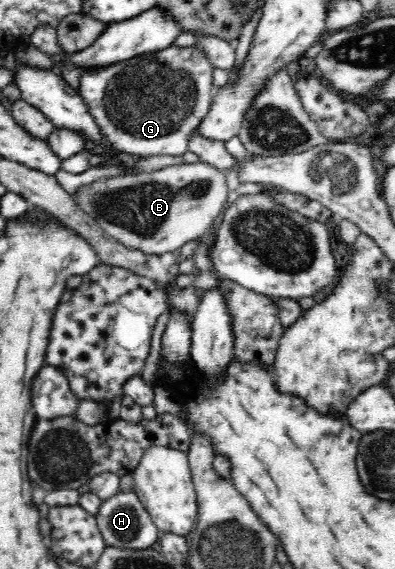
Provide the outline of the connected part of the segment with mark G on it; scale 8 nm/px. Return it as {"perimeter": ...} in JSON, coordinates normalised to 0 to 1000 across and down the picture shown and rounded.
{"perimeter":[[[438,77],[413,88],[352,95],[296,112],[248,121],[200,121],[203,151],[190,160],[210,172],[210,183],[235,204],[235,216],[246,218],[261,257],[268,250],[276,260],[334,279],[405,271],[458,274],[476,265],[473,239],[504,221],[509,207],[529,193],[542,158],[542,121],[519,91],[496,77]]]}

